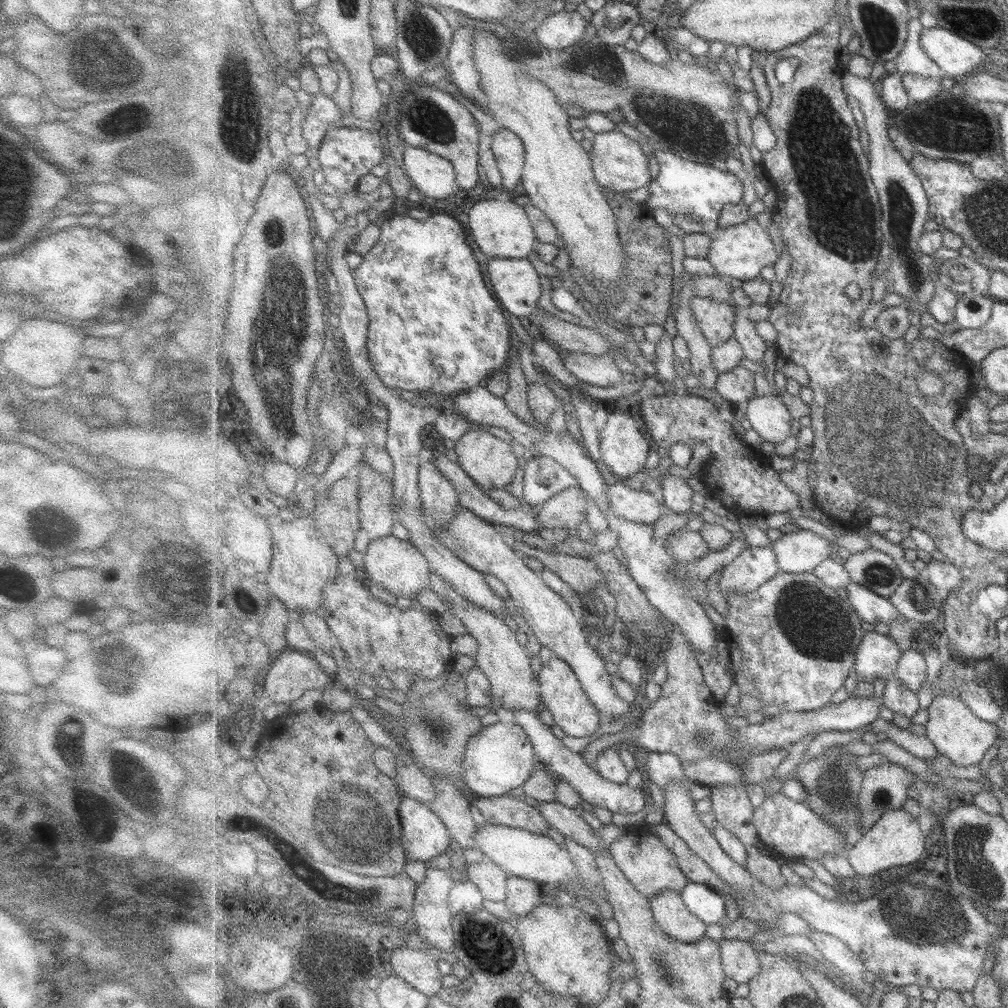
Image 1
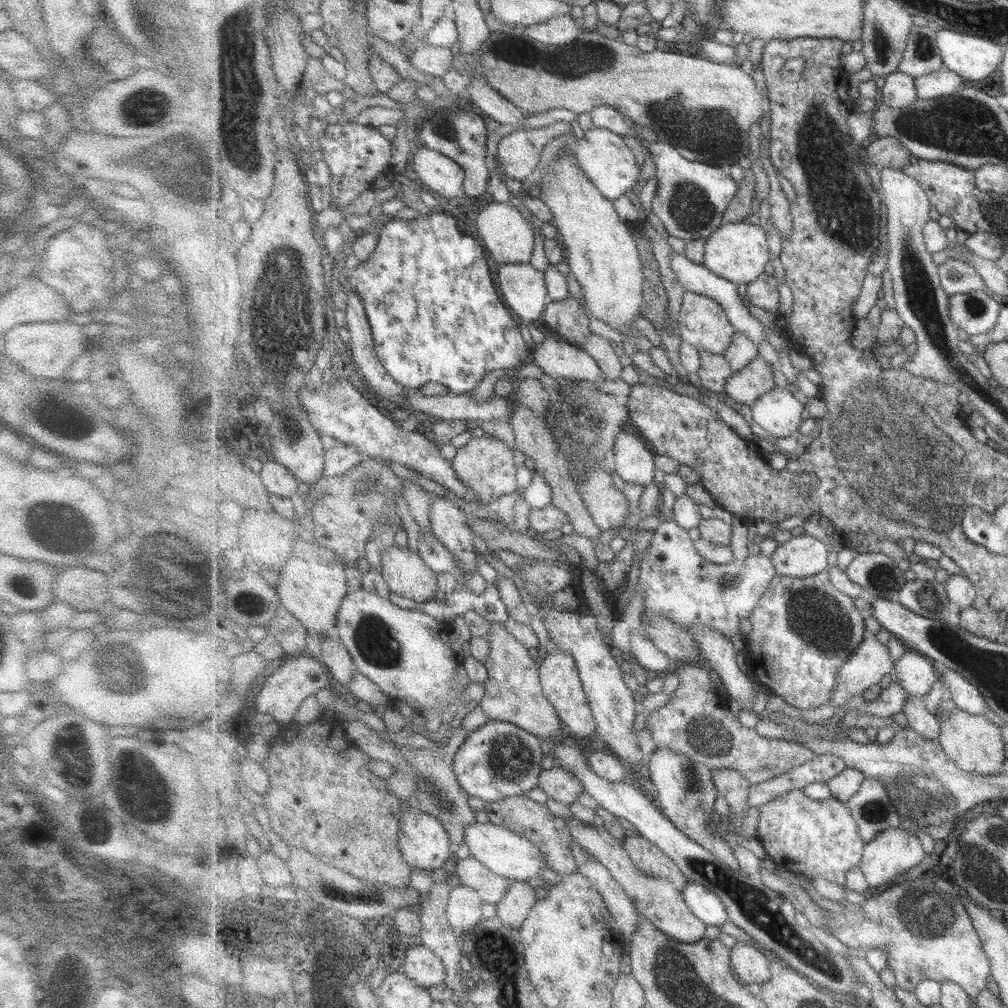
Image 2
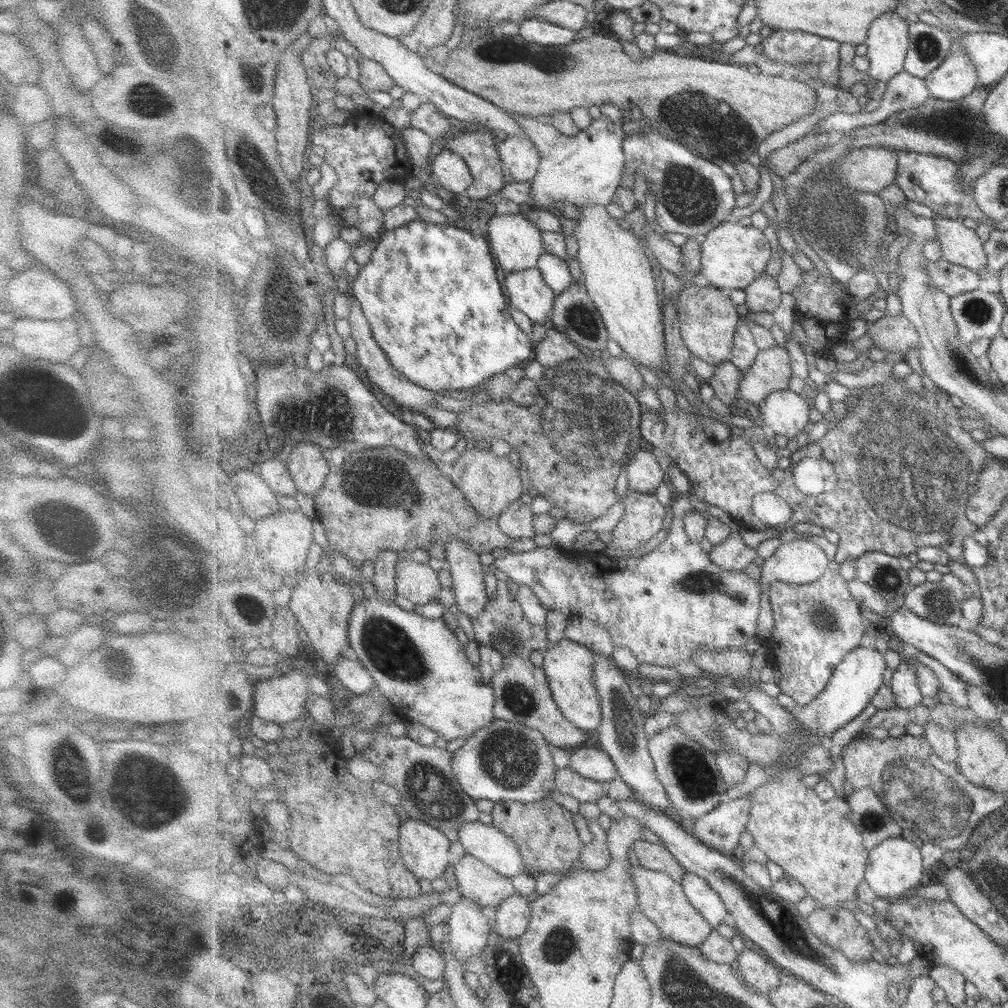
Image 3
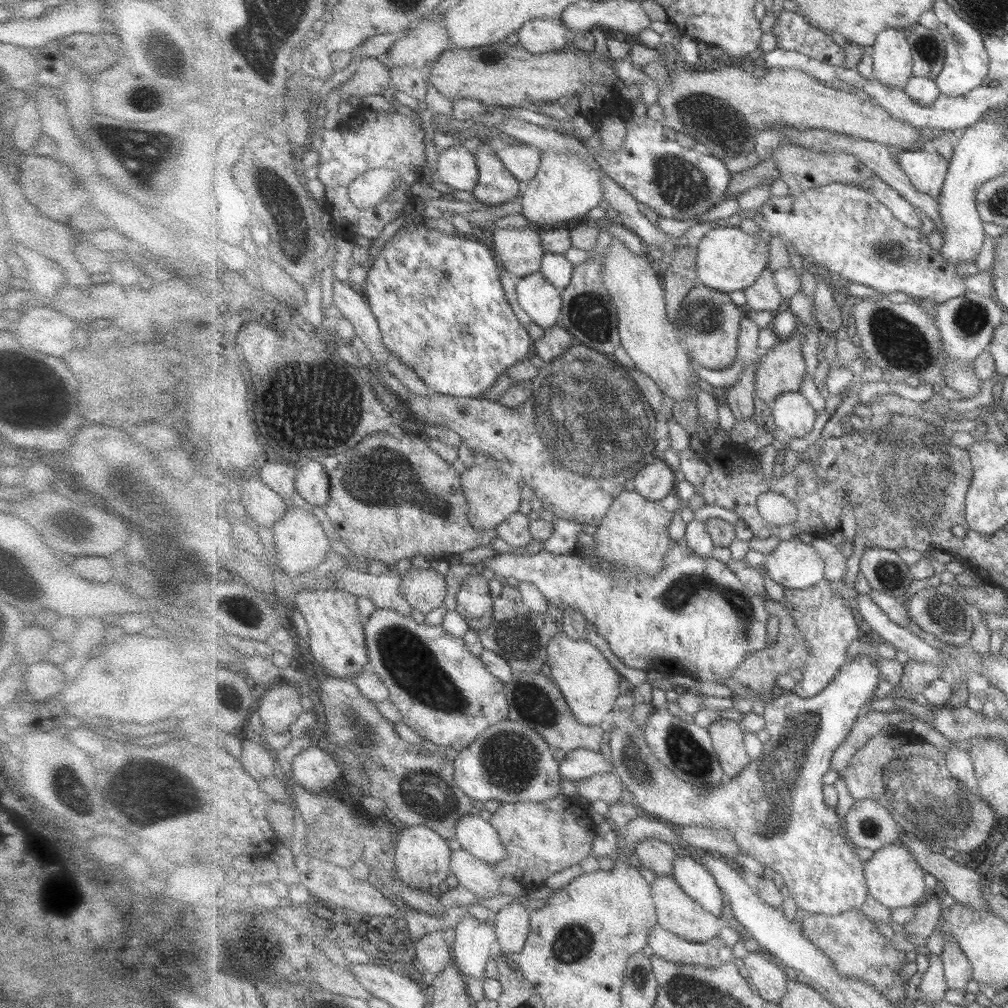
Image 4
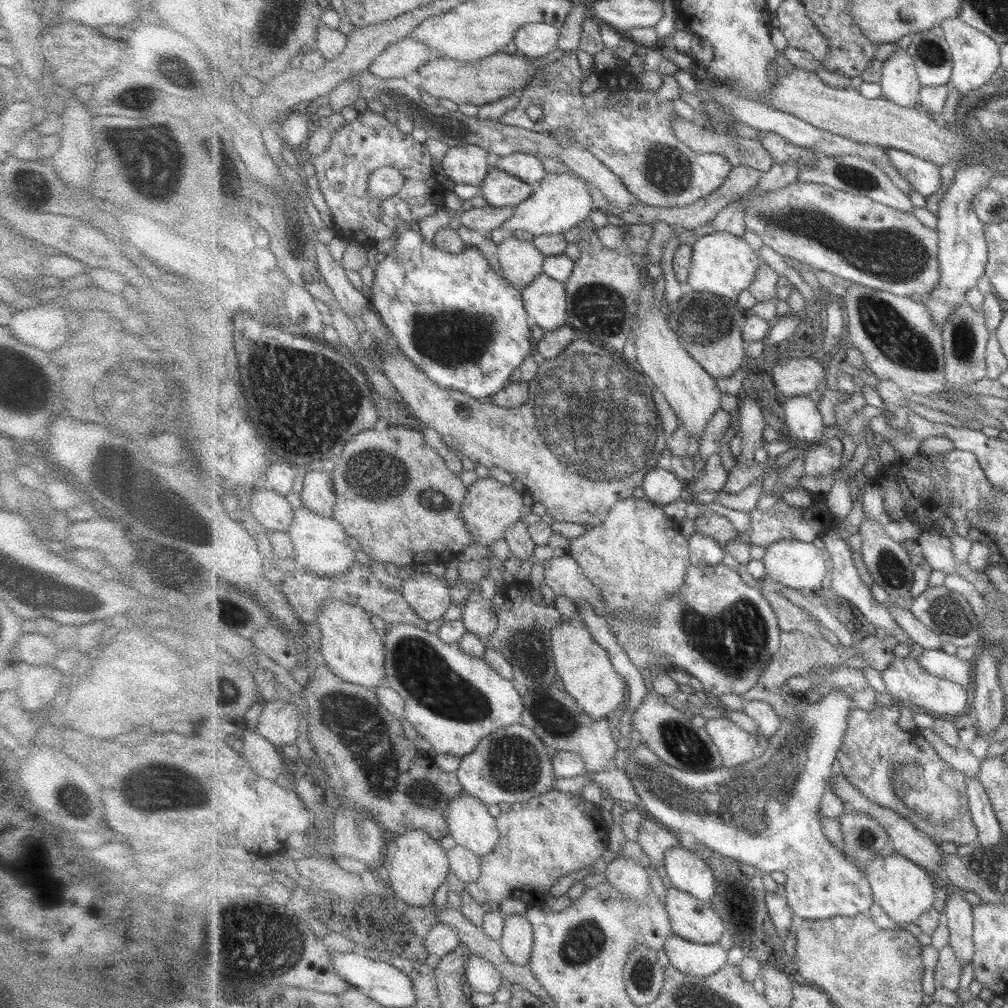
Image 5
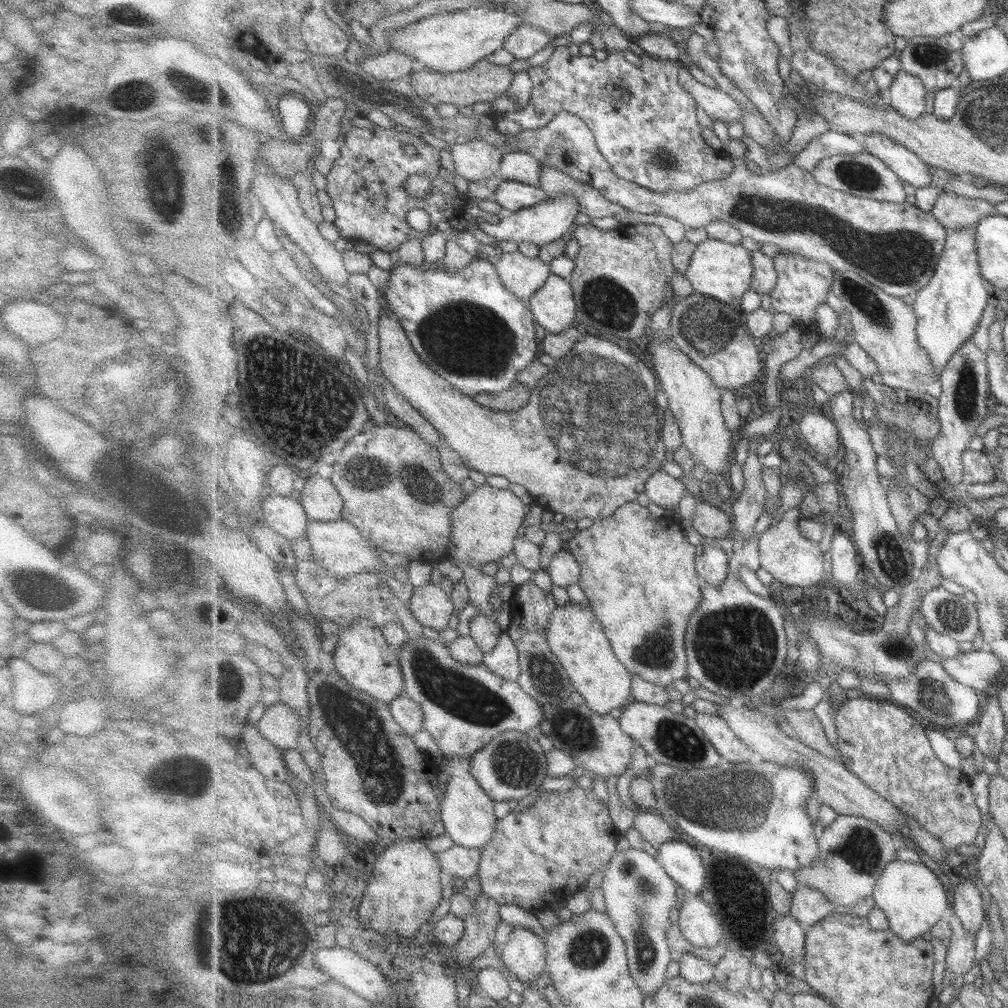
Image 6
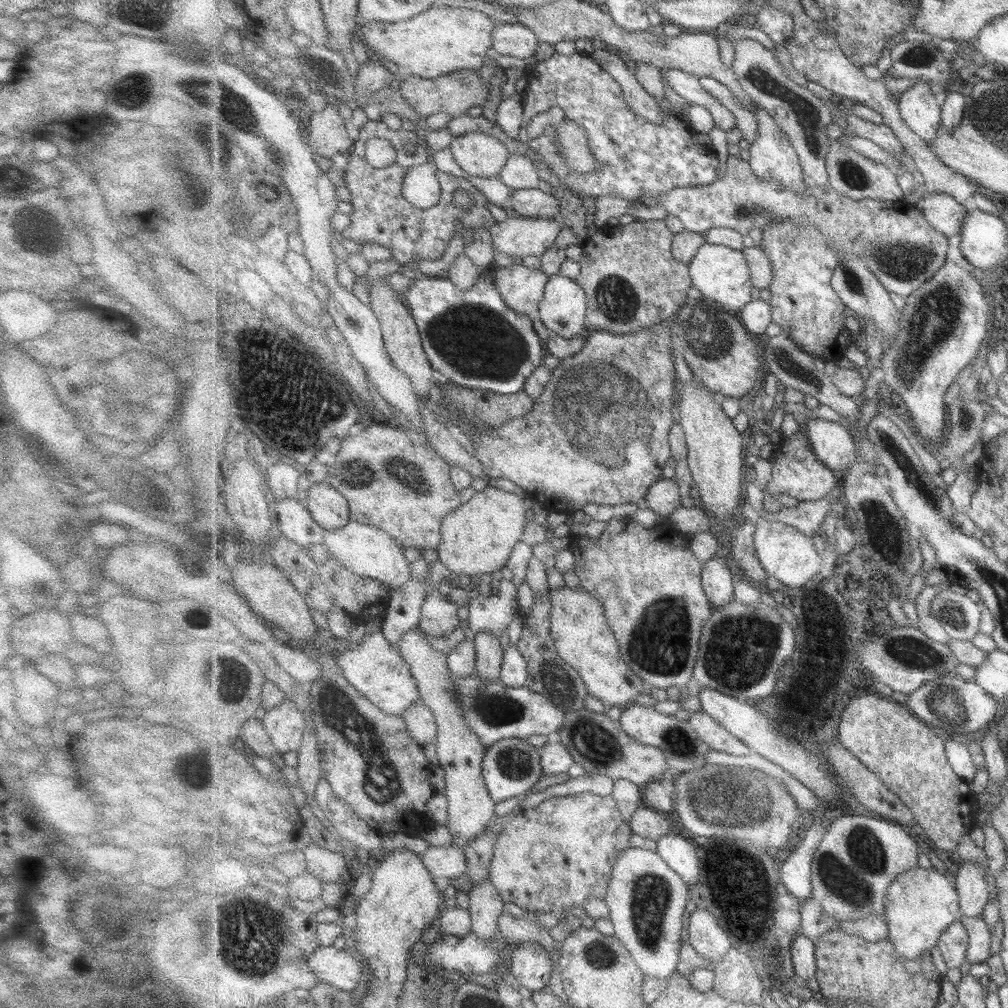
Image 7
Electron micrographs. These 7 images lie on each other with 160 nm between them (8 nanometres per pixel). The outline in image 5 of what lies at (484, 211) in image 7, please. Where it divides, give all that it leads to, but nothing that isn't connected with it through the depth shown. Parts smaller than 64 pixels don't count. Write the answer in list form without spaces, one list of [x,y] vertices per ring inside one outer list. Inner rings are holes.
[[[366,106],[365,113],[356,112],[358,117],[352,121],[345,122],[343,126],[337,129],[329,147],[321,155],[313,157],[305,151],[303,154],[299,154],[298,157],[301,161],[310,163],[315,168],[315,175],[320,186],[319,190],[324,195],[326,204],[329,206],[337,234],[343,236],[345,240],[358,241],[359,243],[365,242],[365,240],[371,241],[371,239],[376,242],[387,240],[388,238],[391,239],[403,226],[415,227],[419,220],[431,216],[431,214],[442,208],[442,204],[439,201],[442,190],[438,188],[433,180],[435,178],[433,156],[429,155],[429,150],[424,143],[415,142],[413,136],[409,133],[404,134],[401,132],[383,114],[371,111],[368,106]],[[384,166],[393,166],[405,176],[403,188],[395,194],[392,201],[379,200],[369,194],[369,177],[378,168],[383,168]]]

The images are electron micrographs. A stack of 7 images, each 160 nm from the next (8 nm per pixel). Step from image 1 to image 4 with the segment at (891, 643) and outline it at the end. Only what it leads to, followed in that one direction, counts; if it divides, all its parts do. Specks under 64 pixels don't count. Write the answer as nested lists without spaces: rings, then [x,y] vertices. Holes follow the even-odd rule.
[[[857,654],[851,662],[847,661],[841,666],[830,685],[817,696],[801,698],[794,692],[784,692],[778,697],[768,698],[763,717],[770,742],[763,754],[752,759],[732,779],[699,788],[679,778],[654,755],[646,741],[646,730],[633,722],[631,709],[616,707],[609,716],[615,724],[613,731],[609,732],[613,770],[633,794],[633,804],[647,816],[676,825],[679,829],[704,826],[713,830],[728,830],[734,836],[740,852],[751,852],[753,859],[761,862],[763,867],[767,866],[780,875],[784,881],[784,892],[793,898],[797,908],[805,910],[805,914],[832,917],[852,909],[861,910],[870,895],[866,881],[866,861],[861,861],[853,846],[845,843],[839,814],[825,802],[823,778],[832,768],[835,751],[864,713],[863,704],[873,698],[881,679],[880,674],[881,670],[873,658]]]

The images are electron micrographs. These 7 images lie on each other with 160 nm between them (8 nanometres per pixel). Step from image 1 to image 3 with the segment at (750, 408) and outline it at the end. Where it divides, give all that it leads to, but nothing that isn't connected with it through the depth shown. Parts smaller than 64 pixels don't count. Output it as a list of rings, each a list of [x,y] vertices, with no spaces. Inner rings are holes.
[[[787,390],[771,393],[765,401],[757,405],[761,410],[761,421],[770,434],[795,439],[810,424],[811,406],[806,397]]]

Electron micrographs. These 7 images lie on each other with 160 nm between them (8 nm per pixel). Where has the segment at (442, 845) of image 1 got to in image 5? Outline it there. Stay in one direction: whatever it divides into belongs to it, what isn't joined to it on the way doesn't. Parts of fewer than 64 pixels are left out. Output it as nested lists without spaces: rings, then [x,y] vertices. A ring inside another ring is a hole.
[[[408,830],[396,835],[395,840],[387,844],[383,866],[389,873],[391,892],[383,889],[382,894],[388,899],[391,894],[409,906],[430,906],[433,904],[435,892],[441,884],[445,884],[450,872],[448,851],[441,847],[439,839],[427,834],[425,830]]]

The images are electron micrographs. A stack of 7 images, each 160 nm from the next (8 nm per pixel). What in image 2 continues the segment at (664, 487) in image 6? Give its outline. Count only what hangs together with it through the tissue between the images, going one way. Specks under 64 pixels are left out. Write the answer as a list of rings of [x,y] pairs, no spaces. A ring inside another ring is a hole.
[[[621,431],[615,438],[615,447],[612,450],[615,472],[623,481],[639,484],[643,488],[653,483],[656,454],[647,450],[641,438]]]

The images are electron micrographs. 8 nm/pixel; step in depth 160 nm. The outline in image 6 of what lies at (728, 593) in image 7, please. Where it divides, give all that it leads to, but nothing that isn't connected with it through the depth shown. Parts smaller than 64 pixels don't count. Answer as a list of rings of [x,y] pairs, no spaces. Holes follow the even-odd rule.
[[[704,541],[697,546],[696,570],[704,583],[723,586],[729,575],[729,558],[731,557],[716,544],[704,546]]]

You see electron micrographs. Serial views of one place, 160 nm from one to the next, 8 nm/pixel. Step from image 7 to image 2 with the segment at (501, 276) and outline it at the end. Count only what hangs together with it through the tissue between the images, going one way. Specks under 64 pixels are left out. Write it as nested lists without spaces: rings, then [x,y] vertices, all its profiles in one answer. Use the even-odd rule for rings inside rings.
[[[492,202],[480,208],[476,219],[479,240],[494,261],[501,264],[529,263],[535,248],[535,232],[531,223],[510,202]]]

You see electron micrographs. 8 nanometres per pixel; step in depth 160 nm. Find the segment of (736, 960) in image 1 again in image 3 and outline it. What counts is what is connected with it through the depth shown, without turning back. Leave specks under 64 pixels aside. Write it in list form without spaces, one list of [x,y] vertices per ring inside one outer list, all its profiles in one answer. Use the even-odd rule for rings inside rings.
[[[747,948],[738,955],[736,966],[743,974],[744,982],[762,989],[761,994],[768,996],[781,985],[782,970],[755,950]]]

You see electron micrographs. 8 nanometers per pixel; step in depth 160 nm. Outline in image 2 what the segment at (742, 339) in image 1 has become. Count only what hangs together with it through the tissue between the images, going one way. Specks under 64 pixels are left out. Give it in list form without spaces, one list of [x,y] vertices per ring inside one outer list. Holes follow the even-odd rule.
[[[685,253],[672,254],[671,268],[675,271],[676,279],[687,291],[707,295],[709,298],[714,298],[719,304],[722,304],[737,333],[749,337],[755,344],[758,344],[758,346],[762,343],[763,339],[766,339],[765,326],[759,319],[755,318],[755,316],[749,312],[747,306],[745,306],[745,302],[743,301],[743,298],[741,298],[741,294],[739,294],[738,284],[729,282],[729,280],[717,276],[704,264],[699,265],[696,262],[689,260]]]

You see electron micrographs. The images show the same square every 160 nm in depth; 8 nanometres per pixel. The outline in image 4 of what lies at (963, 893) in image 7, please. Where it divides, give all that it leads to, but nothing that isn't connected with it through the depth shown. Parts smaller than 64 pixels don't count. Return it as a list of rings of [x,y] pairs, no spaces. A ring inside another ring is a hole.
[[[948,942],[941,954],[943,970],[945,970],[945,982],[949,990],[965,990],[967,984],[973,981],[973,966],[969,958],[961,952],[959,944]]]

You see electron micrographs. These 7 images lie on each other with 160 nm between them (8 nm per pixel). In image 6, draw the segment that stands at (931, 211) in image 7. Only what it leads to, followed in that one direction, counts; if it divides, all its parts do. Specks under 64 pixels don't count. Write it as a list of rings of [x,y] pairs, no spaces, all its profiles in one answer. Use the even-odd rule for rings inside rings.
[[[941,192],[934,203],[932,213],[948,231],[963,230],[976,227],[982,218],[993,215],[993,204],[985,200]]]

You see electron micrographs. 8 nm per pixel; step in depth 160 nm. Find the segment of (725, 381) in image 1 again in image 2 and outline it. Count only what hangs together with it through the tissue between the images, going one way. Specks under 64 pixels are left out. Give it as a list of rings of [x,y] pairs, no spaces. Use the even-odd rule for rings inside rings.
[[[755,357],[743,370],[733,373],[725,386],[725,394],[745,409],[751,408],[758,398],[776,388],[774,367],[763,357]]]

